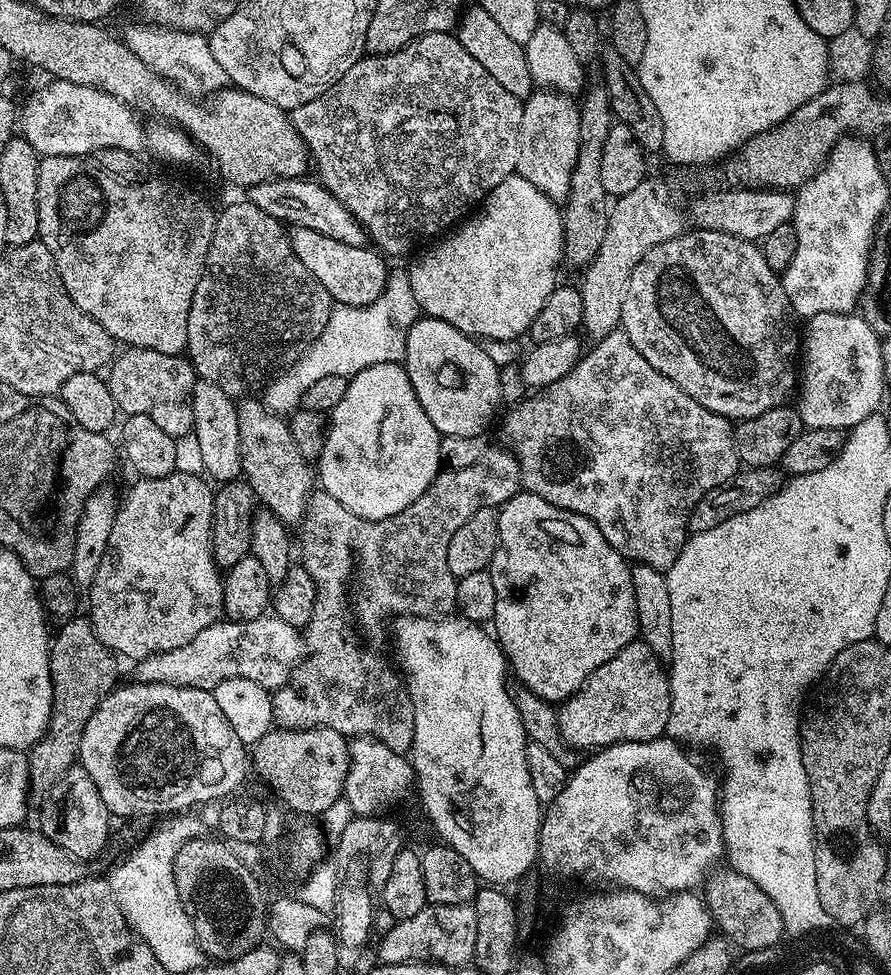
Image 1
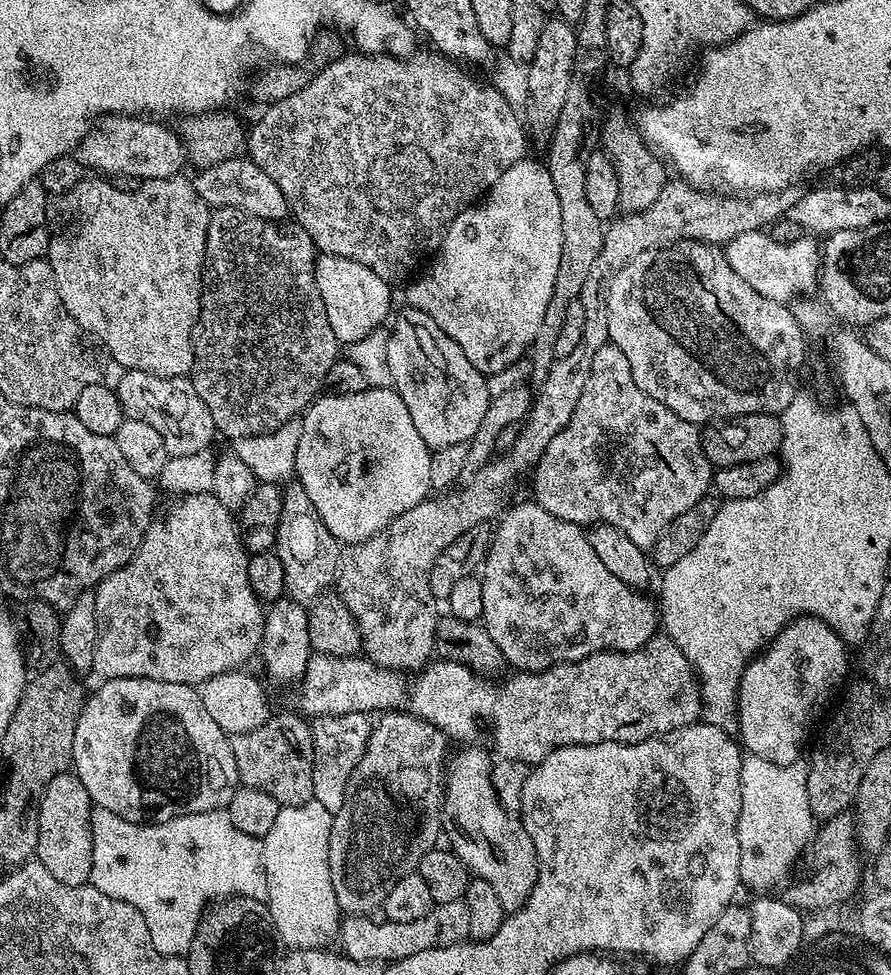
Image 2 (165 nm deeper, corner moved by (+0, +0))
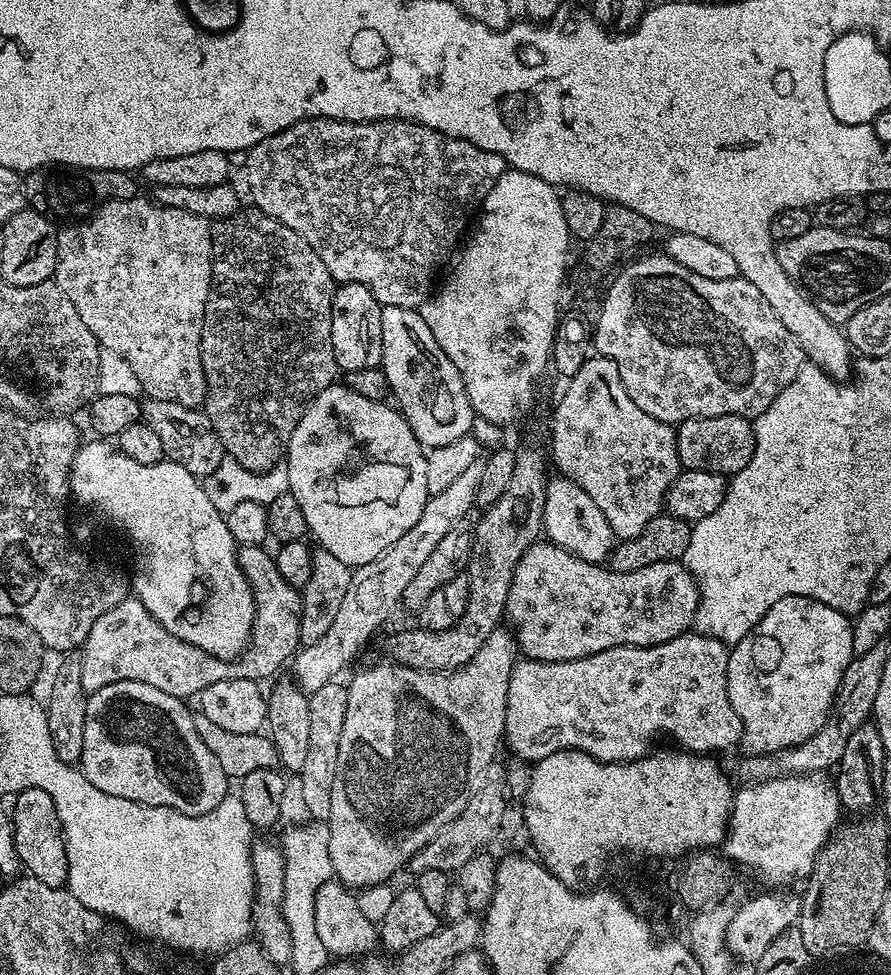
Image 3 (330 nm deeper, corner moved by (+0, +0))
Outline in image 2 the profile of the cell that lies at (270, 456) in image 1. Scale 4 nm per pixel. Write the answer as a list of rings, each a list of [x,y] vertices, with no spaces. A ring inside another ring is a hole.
[[[292,482],[287,487],[283,489],[282,514],[274,551],[282,562],[282,570],[286,570],[284,587],[287,595],[299,604],[310,606],[337,583],[342,544],[335,540],[330,530],[326,530],[322,518],[318,518],[318,510],[314,510],[314,502],[310,502],[310,494],[306,494],[303,486]]]

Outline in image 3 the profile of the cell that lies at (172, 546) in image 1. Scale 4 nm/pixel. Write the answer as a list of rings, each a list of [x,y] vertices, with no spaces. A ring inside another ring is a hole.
[[[241,547],[238,555],[240,569],[246,574],[252,595],[256,597],[256,621],[252,627],[252,638],[243,656],[239,657],[240,672],[232,669],[226,660],[219,660],[190,642],[174,638],[157,622],[154,614],[142,606],[135,598],[126,598],[118,602],[90,629],[87,640],[79,653],[82,662],[82,686],[91,694],[110,686],[114,682],[146,682],[146,686],[155,686],[157,690],[166,690],[166,694],[181,698],[199,697],[206,686],[223,680],[255,680],[264,682],[280,667],[287,665],[301,647],[300,627],[302,626],[301,589],[290,586],[282,574],[278,574],[275,555],[271,551],[263,552],[263,547]]]

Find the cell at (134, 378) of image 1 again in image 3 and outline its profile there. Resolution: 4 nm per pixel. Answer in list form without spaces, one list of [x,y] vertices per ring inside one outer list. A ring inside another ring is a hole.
[[[148,398],[142,404],[142,420],[158,434],[165,457],[190,470],[190,474],[198,478],[214,474],[214,470],[218,470],[218,466],[226,459],[224,447],[210,418],[200,408],[187,408],[178,402]]]

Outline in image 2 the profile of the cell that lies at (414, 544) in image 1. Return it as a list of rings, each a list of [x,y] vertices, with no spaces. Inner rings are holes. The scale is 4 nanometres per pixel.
[[[669,182],[646,210],[624,212],[605,227],[602,254],[598,254],[590,269],[579,298],[586,314],[582,338],[571,354],[552,363],[546,382],[539,385],[538,395],[528,409],[514,446],[471,473],[469,480],[472,481],[465,488],[457,487],[423,500],[418,506],[406,510],[406,514],[391,520],[376,536],[351,545],[343,553],[338,594],[356,616],[362,652],[367,659],[380,668],[391,668],[405,674],[419,672],[433,659],[438,601],[430,590],[430,570],[450,542],[466,534],[466,530],[491,521],[491,516],[495,517],[501,511],[500,503],[508,492],[508,483],[524,471],[535,469],[546,446],[550,446],[550,438],[574,418],[578,398],[582,398],[586,378],[590,378],[590,366],[594,366],[594,354],[610,342],[608,283],[616,277],[618,270],[638,258],[638,254],[651,248],[662,248],[665,244],[676,244],[679,240],[723,246],[738,238],[738,234],[767,229],[769,224],[793,208],[801,195],[801,189],[793,186],[781,192],[758,192],[745,198],[740,194],[699,192],[690,184]]]

